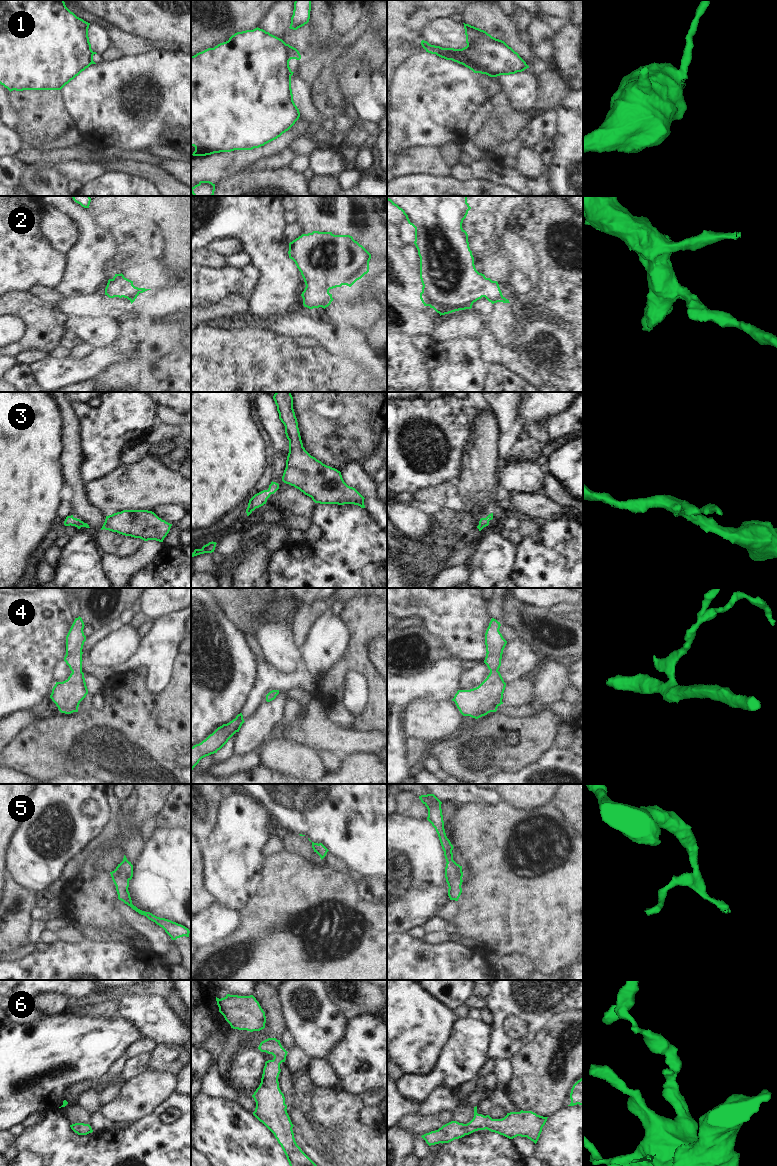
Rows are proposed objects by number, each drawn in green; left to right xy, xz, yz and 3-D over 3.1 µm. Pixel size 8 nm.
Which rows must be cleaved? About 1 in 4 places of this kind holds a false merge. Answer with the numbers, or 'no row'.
1

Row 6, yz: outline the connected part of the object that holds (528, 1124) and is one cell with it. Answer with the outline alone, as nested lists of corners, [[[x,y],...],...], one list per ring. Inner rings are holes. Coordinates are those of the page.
[[[476,1106],[474,1107],[474,1117],[469,1123],[451,1121],[438,1130],[426,1133],[421,1137],[431,1146],[449,1143],[475,1131],[487,1129],[509,1139],[517,1136],[527,1137],[536,1144],[547,1118],[532,1111],[521,1110],[520,1112],[507,1113],[502,1119],[492,1119],[489,1115],[478,1114]]]

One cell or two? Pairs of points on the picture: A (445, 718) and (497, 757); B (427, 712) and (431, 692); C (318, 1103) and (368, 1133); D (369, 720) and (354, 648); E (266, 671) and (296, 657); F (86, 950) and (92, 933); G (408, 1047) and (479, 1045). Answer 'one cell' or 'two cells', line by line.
A: two cells
B: two cells
C: one cell
D: one cell
E: two cells
F: two cells
G: two cells

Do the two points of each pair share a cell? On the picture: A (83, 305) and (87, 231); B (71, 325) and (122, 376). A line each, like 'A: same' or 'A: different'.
A: different
B: same

